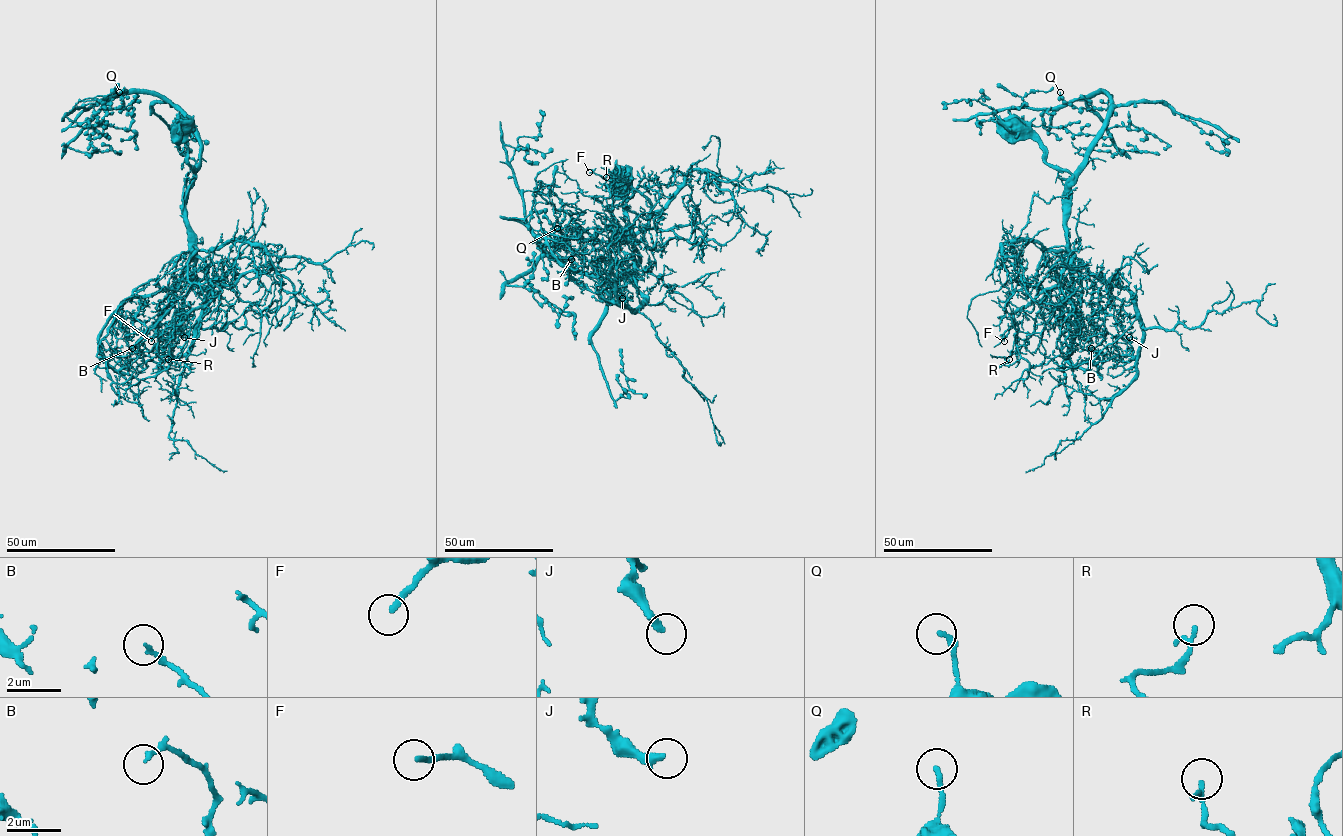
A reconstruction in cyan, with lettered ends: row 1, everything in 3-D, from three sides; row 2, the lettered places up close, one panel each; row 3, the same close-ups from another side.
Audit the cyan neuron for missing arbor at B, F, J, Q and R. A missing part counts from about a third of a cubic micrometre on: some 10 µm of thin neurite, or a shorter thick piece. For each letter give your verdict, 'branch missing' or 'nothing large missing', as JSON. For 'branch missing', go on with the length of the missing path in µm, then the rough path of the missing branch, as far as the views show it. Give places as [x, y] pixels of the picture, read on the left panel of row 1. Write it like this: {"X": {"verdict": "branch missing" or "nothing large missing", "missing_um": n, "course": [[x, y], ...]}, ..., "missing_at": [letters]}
{"B": {"verdict": "nothing large missing"}, "F": {"verdict": "branch missing", "missing_um": 9}, "J": {"verdict": "nothing large missing"}, "Q": {"verdict": "nothing large missing"}, "R": {"verdict": "nothing large missing"}, "missing_at": ["F"]}

